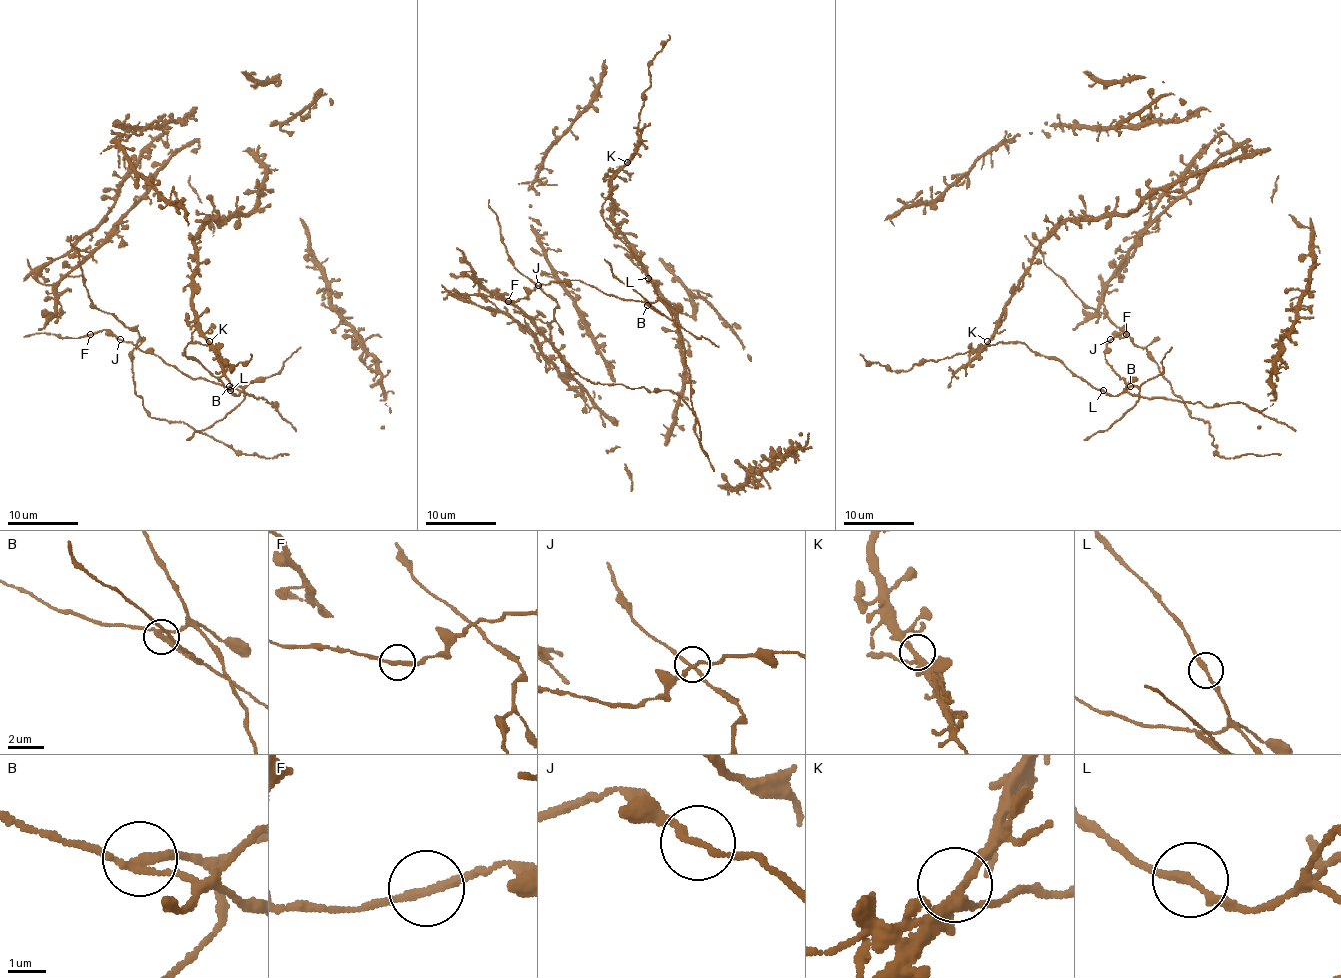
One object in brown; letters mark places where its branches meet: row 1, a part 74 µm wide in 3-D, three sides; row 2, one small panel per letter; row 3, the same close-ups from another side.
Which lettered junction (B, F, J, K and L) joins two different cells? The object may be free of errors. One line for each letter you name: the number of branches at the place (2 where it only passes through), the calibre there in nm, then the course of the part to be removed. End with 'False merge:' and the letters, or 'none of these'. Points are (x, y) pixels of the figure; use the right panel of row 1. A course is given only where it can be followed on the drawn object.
B: 3 | 200 nm | (1129, 387), (1136, 387), (1140, 397), (1108, 429), (1083, 439)
False merge: B

